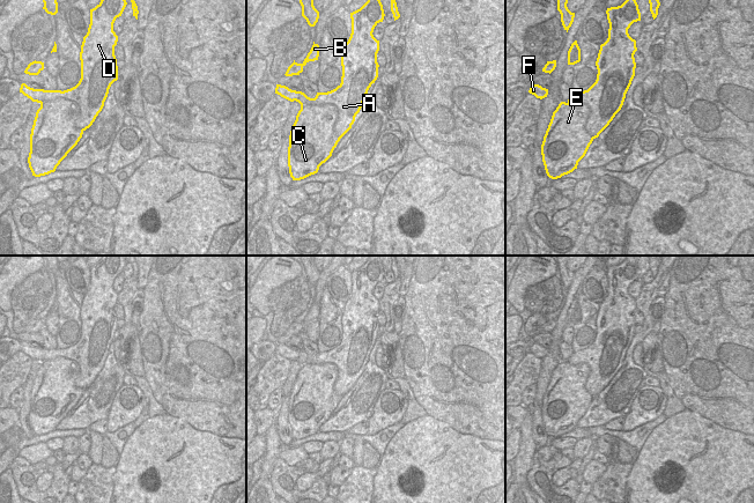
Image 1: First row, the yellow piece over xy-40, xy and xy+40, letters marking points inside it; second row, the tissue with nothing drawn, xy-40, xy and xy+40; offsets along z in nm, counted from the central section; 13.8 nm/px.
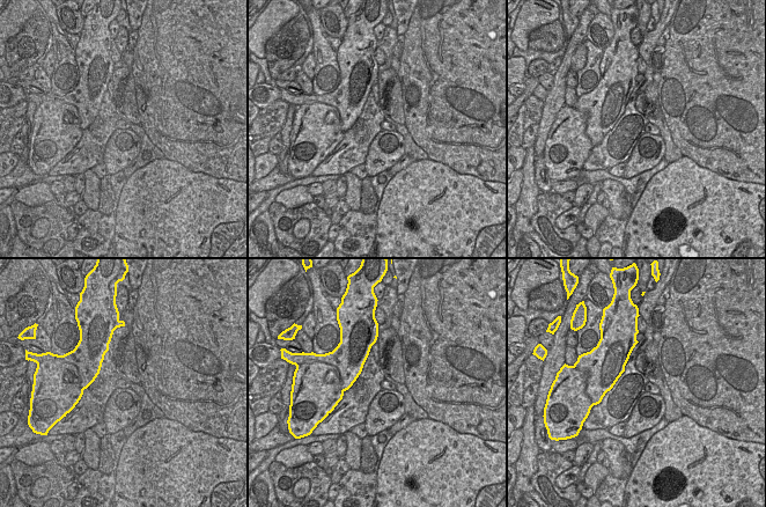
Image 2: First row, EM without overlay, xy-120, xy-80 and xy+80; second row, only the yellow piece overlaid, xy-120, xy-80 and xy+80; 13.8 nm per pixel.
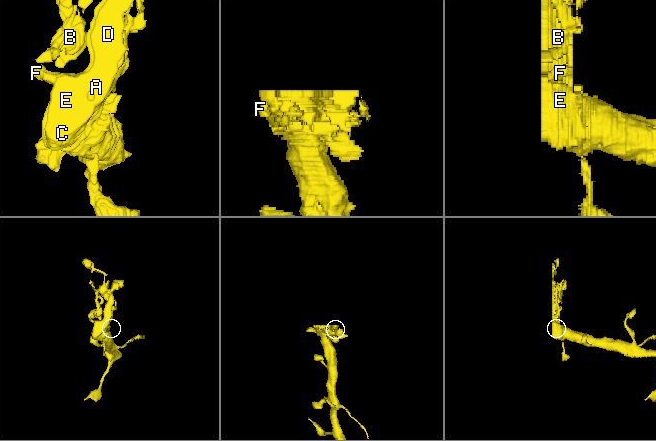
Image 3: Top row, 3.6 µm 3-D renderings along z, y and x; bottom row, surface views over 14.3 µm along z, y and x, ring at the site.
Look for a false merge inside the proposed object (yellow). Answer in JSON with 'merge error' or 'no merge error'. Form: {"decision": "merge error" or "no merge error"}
{"decision": "merge error"}

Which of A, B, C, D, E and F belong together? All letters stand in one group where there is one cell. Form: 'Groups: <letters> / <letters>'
Groups: A B D / C E F.

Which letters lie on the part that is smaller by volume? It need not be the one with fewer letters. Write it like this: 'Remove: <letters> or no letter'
Remove: A, B, D.

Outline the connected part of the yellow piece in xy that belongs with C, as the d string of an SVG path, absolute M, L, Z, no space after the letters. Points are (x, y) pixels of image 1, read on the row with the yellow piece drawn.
M276 84L275 94L301 104L290 131L288 147L290 177L293 180L301 180L317 173L319 167L332 156L338 142L348 132L349 123L335 128L338 108L333 104L313 105L315 98L302 91Z

